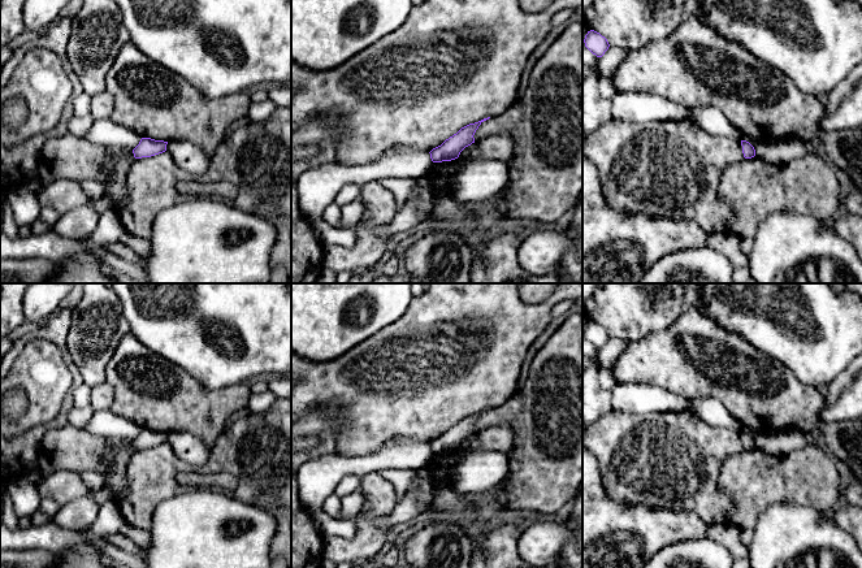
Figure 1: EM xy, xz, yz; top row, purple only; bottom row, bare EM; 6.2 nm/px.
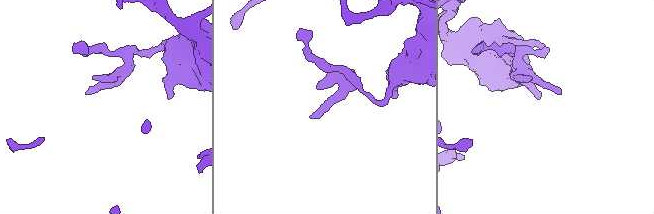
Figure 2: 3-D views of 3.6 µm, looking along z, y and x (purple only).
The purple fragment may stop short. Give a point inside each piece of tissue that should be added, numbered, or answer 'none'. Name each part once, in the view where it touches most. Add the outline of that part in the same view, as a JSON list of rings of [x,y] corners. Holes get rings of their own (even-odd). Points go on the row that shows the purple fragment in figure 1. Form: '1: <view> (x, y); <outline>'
none

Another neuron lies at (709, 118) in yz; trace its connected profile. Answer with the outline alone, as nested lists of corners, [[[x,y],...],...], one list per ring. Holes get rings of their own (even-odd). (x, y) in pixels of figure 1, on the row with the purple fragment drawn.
[[[697,107],[690,110],[689,118],[707,134],[740,139],[737,129],[715,107]]]

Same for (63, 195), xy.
[[[66,178],[56,179],[43,186],[36,198],[42,207],[51,207],[61,216],[86,204],[94,205],[100,214],[113,208],[105,196],[99,200],[91,200],[83,194],[79,182]]]

